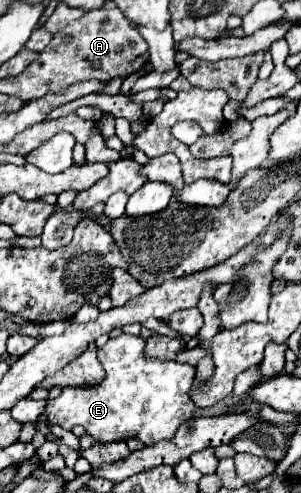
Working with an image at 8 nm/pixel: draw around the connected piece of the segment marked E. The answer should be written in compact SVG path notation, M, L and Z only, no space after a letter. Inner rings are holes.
M121 334L117 338L109 338L109 342L99 348L99 360L105 368L105 380L97 388L81 390L81 388L65 388L59 398L53 398L45 406L47 420L53 424L63 426L65 430L71 430L73 426L83 426L89 436L95 438L95 442L125 442L127 436L143 436L139 438L145 442L145 446L157 444L161 440L173 440L177 428L191 420L197 406L189 398L189 388L195 380L195 368L191 364L181 364L175 360L163 360L163 358L149 358L145 356L145 340L141 336Z

